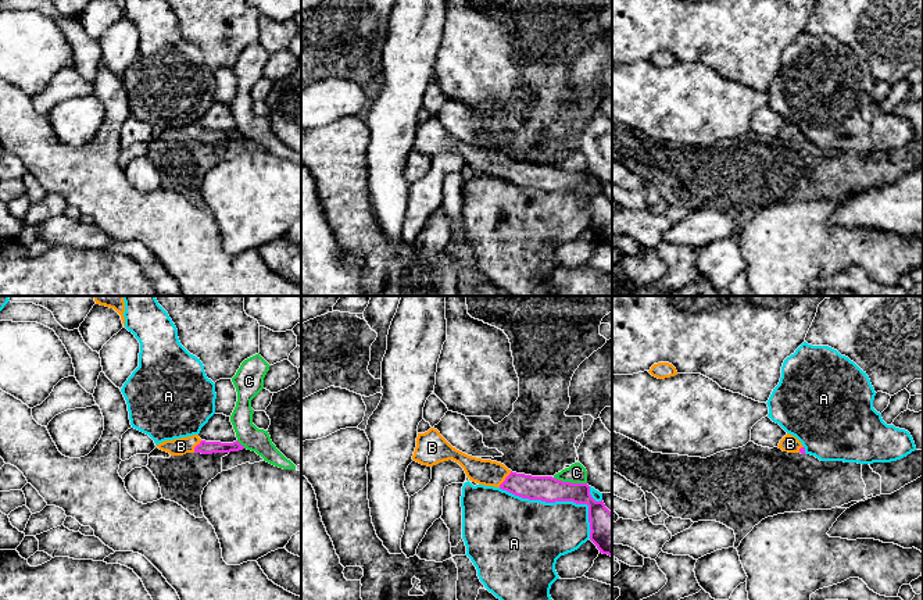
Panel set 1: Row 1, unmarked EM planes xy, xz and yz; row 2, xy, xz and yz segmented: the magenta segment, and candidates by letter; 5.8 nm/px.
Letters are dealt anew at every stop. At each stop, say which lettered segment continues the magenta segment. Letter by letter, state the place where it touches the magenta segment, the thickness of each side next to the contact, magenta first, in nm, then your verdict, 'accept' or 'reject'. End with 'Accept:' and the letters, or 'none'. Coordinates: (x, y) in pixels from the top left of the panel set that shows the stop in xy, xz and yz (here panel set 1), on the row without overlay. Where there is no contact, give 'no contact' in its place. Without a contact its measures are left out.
A: contact xz (560, 189); calibres 150 and 400 nm; reject
B: contact xz (505, 168); calibres 150 and 150 nm; accept
C: contact xz (569, 171); calibres 150 and 110 nm; reject
Accept: B

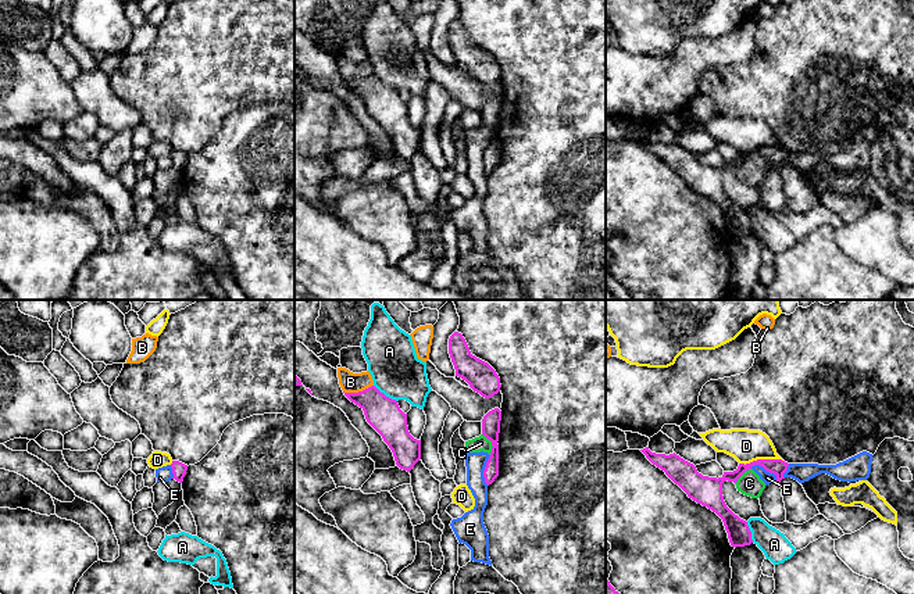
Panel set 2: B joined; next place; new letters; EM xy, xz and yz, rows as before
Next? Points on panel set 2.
A: contact xz (384, 83); calibres 200 and 280 nm; reject
B: contact xz (359, 81); calibres 200 and 120 nm; reject
C: contact xz (492, 133); calibres 110 and 90 nm; reject
D: contact yz (760, 149); calibres 90 and 190 nm; reject
E: contact yz (766, 158); calibres 90 and 70 nm; reject
Accept: none

